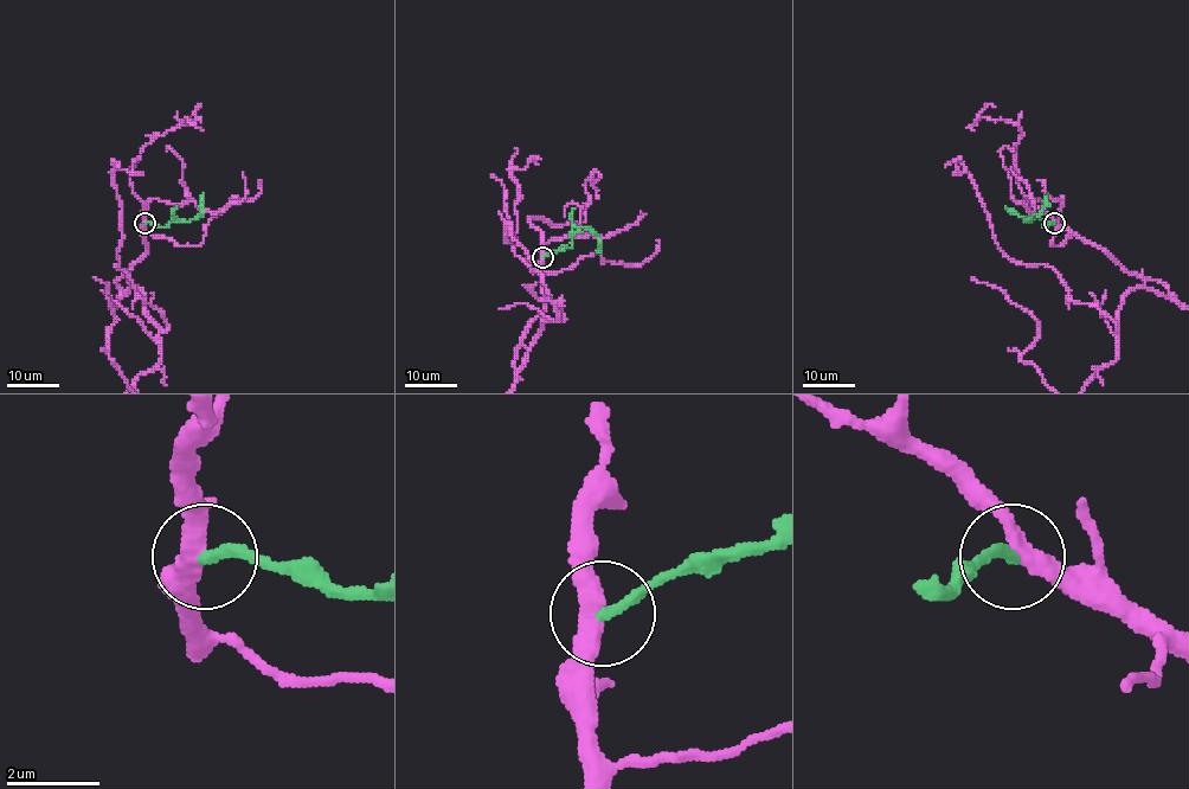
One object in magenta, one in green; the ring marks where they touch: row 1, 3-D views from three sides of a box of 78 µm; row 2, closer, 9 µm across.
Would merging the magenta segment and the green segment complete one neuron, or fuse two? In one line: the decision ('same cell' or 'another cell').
another cell

